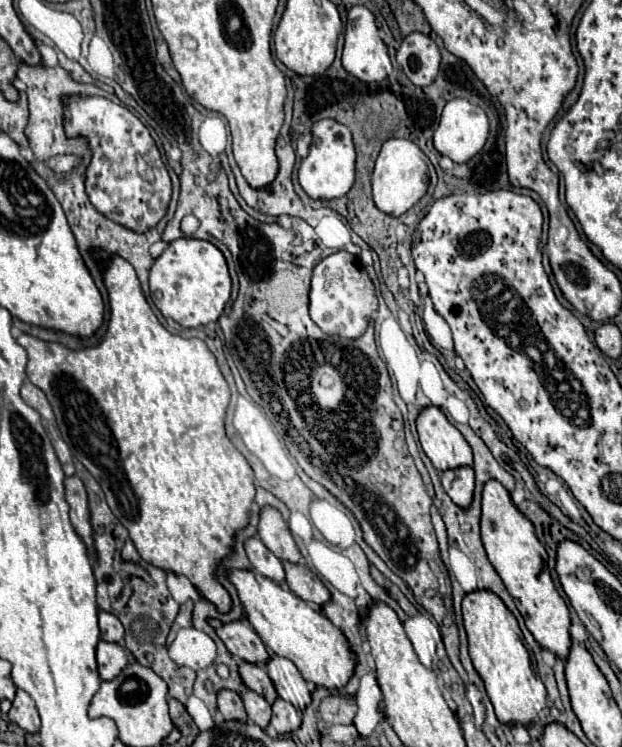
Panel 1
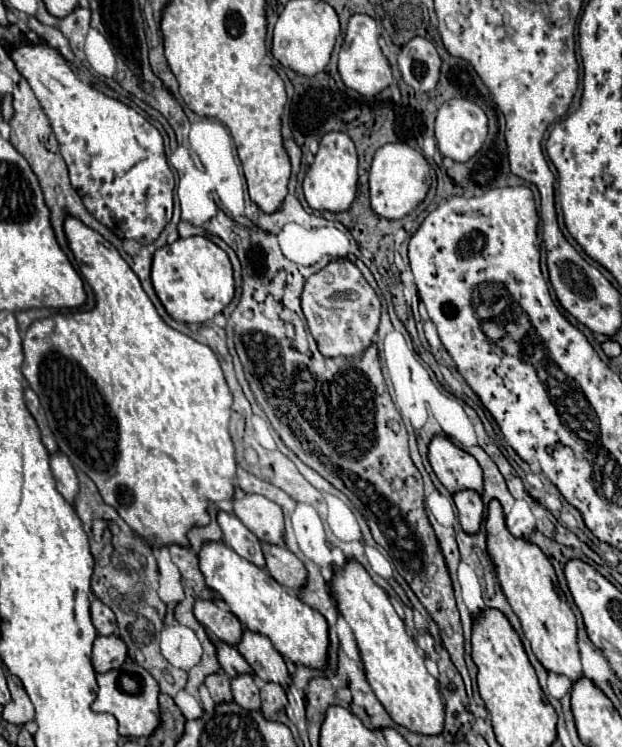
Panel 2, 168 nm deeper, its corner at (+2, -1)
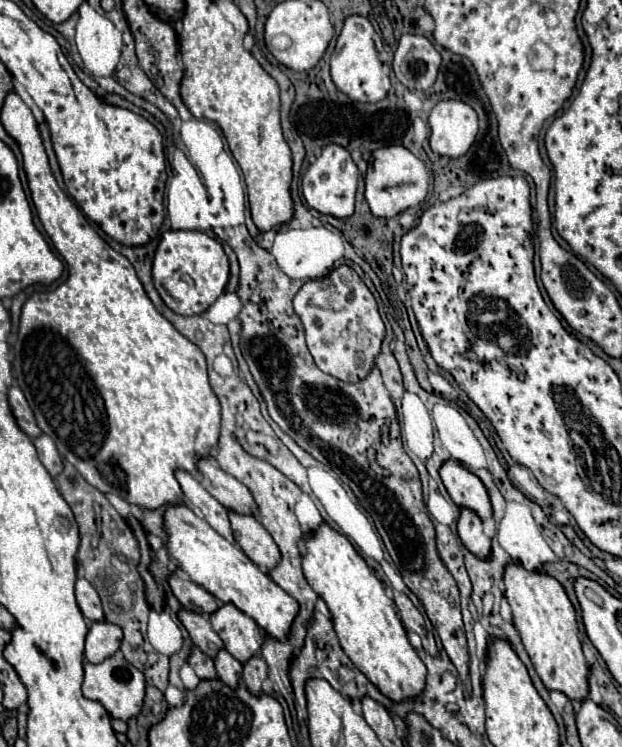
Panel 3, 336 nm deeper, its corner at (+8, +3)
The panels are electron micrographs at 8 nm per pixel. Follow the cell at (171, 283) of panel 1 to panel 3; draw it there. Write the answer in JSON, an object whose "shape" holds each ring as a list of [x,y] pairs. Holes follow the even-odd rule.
{"shape":[[[165,231],[153,259],[153,281],[165,305],[179,315],[201,315],[225,291],[229,261],[219,241],[201,231]]]}

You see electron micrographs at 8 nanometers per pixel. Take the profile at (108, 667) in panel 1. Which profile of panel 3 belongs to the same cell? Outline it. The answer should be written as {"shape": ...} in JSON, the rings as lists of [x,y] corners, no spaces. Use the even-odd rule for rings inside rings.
{"shape":[[[107,621],[93,623],[93,627],[89,629],[87,639],[85,639],[83,655],[91,663],[101,663],[119,649],[121,639],[123,639],[123,633],[117,625],[107,623]]]}

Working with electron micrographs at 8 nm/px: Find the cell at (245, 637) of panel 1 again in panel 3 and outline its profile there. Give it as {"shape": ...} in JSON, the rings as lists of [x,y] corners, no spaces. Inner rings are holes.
{"shape":[[[171,573],[167,577],[167,581],[169,581],[169,587],[171,587],[173,595],[177,597],[177,601],[185,609],[191,609],[191,611],[195,611],[199,615],[209,615],[219,607],[215,597],[211,593],[207,593],[203,587],[199,587],[197,583],[181,579],[175,573]]]}

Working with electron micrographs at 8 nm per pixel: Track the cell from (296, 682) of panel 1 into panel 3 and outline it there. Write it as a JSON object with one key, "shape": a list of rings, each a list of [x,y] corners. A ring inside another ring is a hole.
{"shape":[[[233,603],[219,605],[219,609],[209,615],[209,621],[213,631],[223,639],[225,649],[239,663],[245,663],[249,657],[261,651],[263,635],[259,625]]]}

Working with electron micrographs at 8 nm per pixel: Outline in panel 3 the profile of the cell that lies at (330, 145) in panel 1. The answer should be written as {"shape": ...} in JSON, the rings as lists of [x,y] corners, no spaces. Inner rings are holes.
{"shape":[[[327,145],[321,157],[317,157],[317,161],[307,169],[303,177],[303,195],[307,203],[319,213],[345,219],[345,217],[351,217],[355,209],[357,181],[359,181],[359,171],[351,155],[347,153],[347,149],[343,149],[341,145]]]}

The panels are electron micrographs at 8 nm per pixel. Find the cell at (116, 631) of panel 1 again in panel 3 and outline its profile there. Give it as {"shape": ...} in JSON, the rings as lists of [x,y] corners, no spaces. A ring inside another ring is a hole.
{"shape":[[[77,577],[75,597],[77,597],[77,605],[79,605],[81,613],[83,613],[87,619],[91,619],[91,621],[103,621],[101,599],[99,599],[97,591],[93,589],[93,585],[91,585],[87,579]]]}

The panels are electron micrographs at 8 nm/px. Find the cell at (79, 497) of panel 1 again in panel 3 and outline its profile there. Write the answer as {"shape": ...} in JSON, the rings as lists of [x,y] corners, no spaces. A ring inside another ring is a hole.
{"shape":[[[39,435],[35,441],[33,441],[35,449],[37,449],[37,455],[43,463],[43,467],[49,471],[51,477],[59,475],[63,471],[63,461],[61,461],[61,455],[53,443],[53,439],[49,435]]]}

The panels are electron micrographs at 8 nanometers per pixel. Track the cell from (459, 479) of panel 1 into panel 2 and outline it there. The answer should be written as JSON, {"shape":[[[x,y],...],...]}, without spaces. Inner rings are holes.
{"shape":[[[455,491],[453,501],[459,511],[459,523],[467,533],[475,533],[483,519],[483,501],[477,491]]]}

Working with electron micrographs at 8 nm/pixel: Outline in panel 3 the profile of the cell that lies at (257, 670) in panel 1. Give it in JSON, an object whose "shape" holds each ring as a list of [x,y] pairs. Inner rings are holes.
{"shape":[[[179,609],[177,617],[179,617],[181,625],[189,631],[193,645],[197,645],[205,655],[215,657],[219,653],[219,649],[225,647],[223,641],[219,639],[219,635],[211,629],[211,623],[203,615],[187,611],[187,609]]]}

